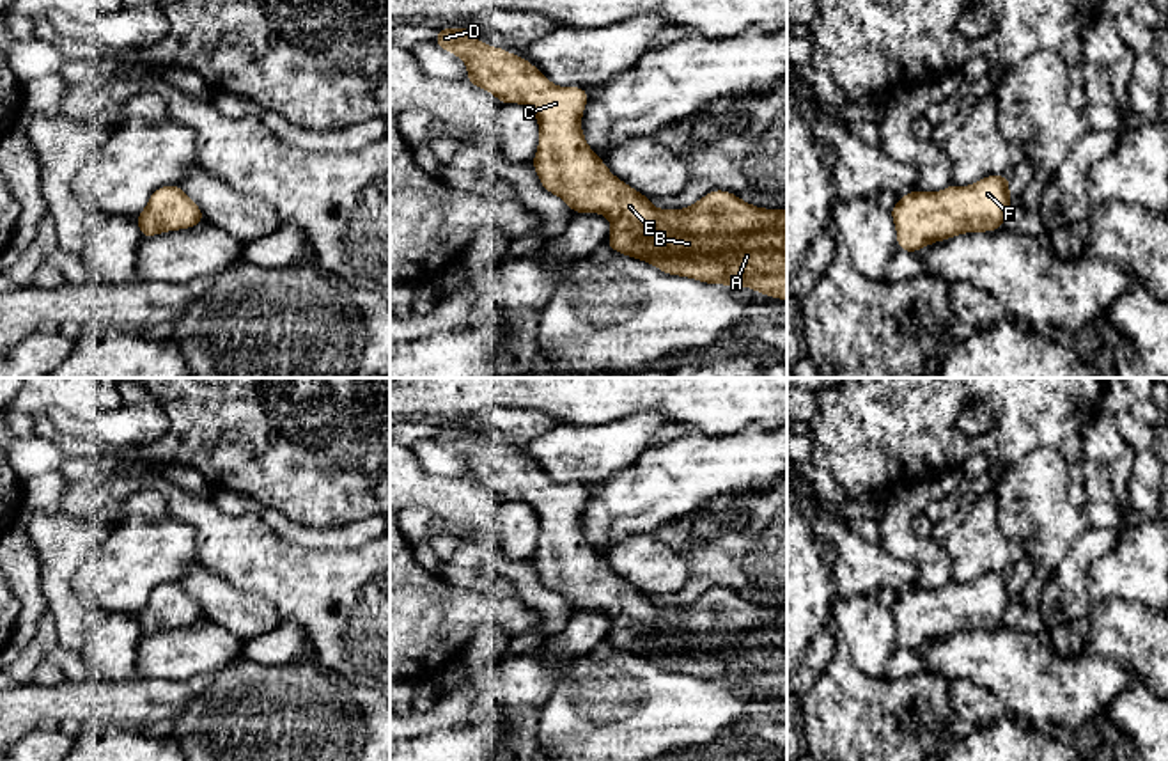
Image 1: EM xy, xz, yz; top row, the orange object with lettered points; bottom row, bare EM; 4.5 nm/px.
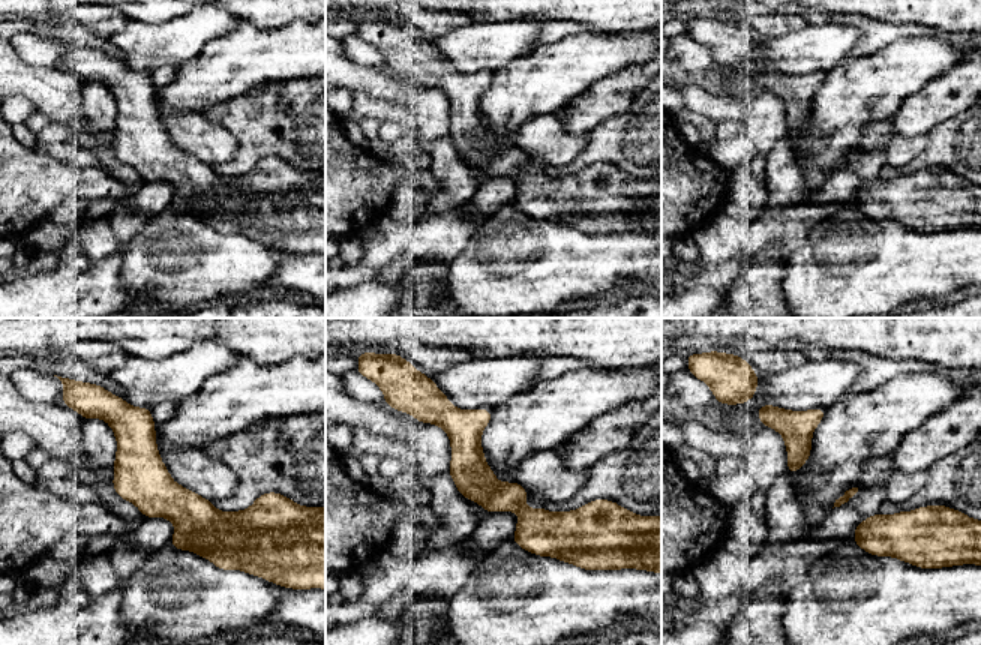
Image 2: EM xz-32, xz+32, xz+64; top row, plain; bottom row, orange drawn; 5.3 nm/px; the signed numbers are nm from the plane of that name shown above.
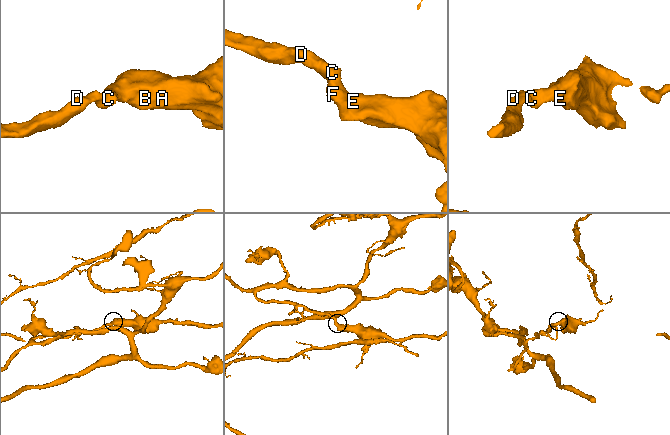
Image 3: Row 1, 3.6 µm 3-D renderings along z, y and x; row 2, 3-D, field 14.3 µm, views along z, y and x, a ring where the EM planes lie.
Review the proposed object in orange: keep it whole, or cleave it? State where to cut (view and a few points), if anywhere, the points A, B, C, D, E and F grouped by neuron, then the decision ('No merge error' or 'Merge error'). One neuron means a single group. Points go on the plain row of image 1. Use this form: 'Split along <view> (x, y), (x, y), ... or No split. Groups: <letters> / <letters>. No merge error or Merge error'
No split. Groups: A B C D E F. No merge error

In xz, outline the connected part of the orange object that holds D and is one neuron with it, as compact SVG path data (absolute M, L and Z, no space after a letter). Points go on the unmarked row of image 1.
M440 424L434 440L466 459L471 482L493 490L500 502L521 500L539 518L539 546L532 562L541 582L567 600L572 610L599 610L611 619L606 642L622 653L654 662L668 672L705 681L743 683L787 699L787 607L764 607L732 589L714 587L686 607L656 607L650 594L615 575L592 550L581 529L588 491L583 484L553 482L526 456L480 440L471 424Z

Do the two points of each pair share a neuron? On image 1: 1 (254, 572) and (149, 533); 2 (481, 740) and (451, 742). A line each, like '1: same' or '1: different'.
1: different
2: same

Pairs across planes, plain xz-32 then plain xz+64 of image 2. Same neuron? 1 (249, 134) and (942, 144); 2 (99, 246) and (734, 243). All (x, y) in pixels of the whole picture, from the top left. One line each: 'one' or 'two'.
1: one
2: one

